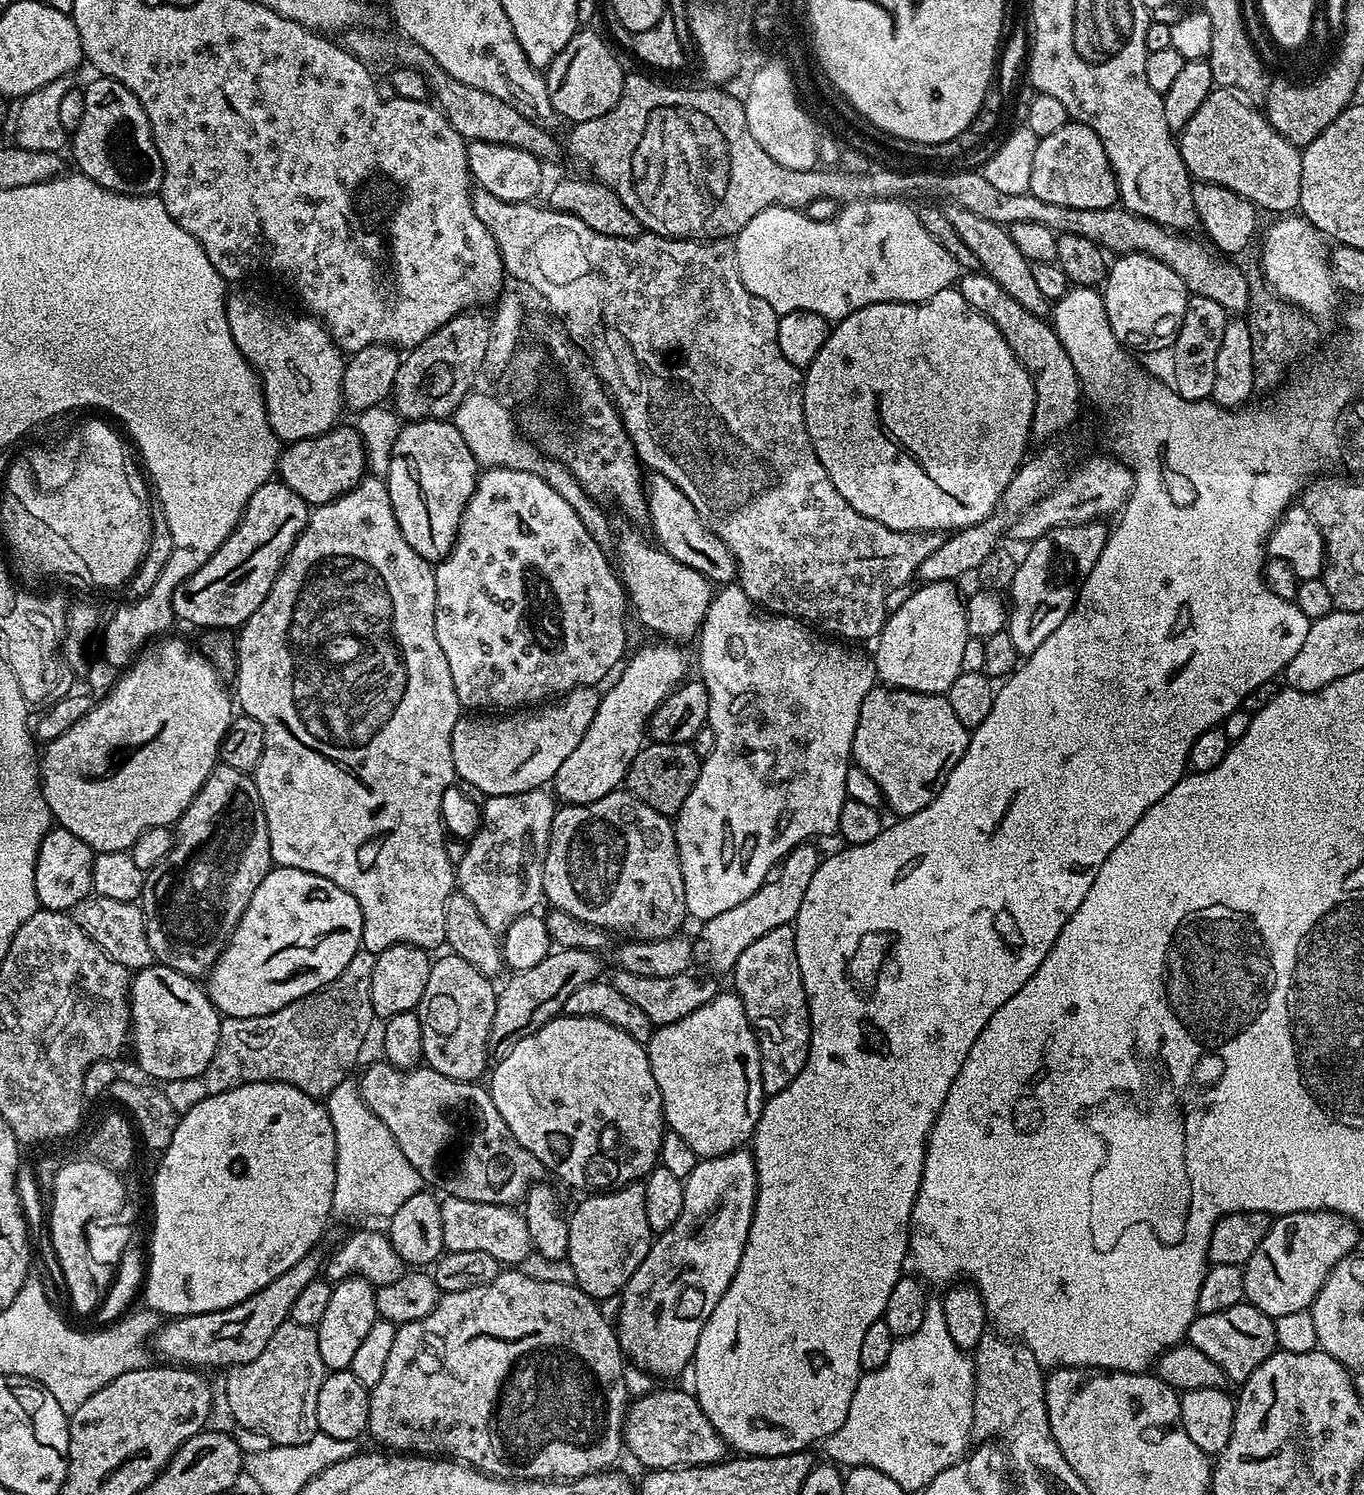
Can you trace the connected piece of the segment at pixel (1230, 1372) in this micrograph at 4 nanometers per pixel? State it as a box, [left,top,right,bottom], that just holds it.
[1187,1302,1277,1382]

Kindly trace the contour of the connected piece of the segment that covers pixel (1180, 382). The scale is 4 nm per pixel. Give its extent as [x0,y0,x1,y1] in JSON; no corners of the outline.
[1170,295,1230,400]

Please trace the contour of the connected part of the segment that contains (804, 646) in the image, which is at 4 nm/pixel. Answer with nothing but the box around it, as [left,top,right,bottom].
[674,586,878,922]

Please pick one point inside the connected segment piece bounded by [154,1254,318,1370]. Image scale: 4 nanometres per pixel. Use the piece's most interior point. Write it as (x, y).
(219, 1339)

